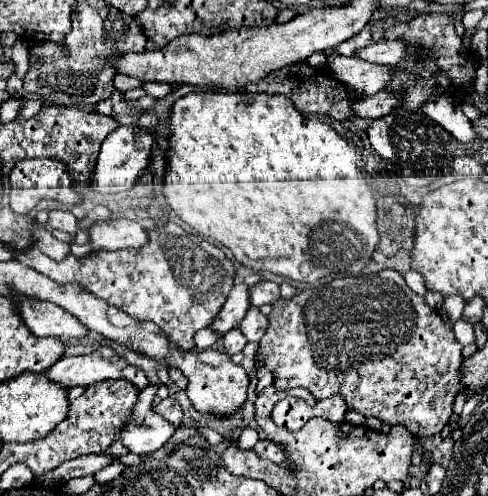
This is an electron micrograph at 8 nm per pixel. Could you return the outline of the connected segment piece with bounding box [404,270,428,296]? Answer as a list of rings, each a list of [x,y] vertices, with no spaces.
[[[414,270],[406,272],[406,274],[404,274],[404,280],[406,280],[406,284],[408,284],[418,296],[424,296],[424,294],[428,292],[428,288],[424,286],[424,278],[420,278],[420,274],[416,274]]]

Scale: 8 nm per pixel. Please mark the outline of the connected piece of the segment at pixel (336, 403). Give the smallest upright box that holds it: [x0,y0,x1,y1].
[314,396,346,422]

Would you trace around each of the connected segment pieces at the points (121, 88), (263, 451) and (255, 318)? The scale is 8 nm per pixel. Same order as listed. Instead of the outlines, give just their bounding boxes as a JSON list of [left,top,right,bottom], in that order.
[[114,74,142,92],[254,438,286,464],[240,308,268,342]]

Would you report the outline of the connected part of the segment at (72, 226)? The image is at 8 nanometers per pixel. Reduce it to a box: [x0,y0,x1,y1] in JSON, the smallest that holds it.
[48,210,78,234]

